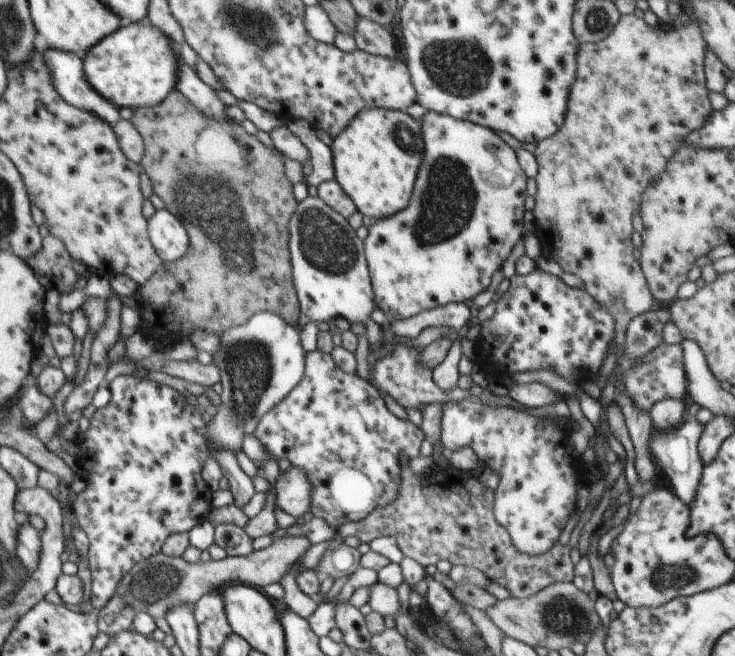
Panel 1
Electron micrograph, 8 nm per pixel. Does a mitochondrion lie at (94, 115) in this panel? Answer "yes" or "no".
no

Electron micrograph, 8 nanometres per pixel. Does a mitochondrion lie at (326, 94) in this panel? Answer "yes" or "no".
no

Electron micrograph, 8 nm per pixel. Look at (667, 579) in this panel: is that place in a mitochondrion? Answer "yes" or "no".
yes

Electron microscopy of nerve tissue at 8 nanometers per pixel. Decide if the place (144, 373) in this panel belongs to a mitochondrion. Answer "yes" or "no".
no

